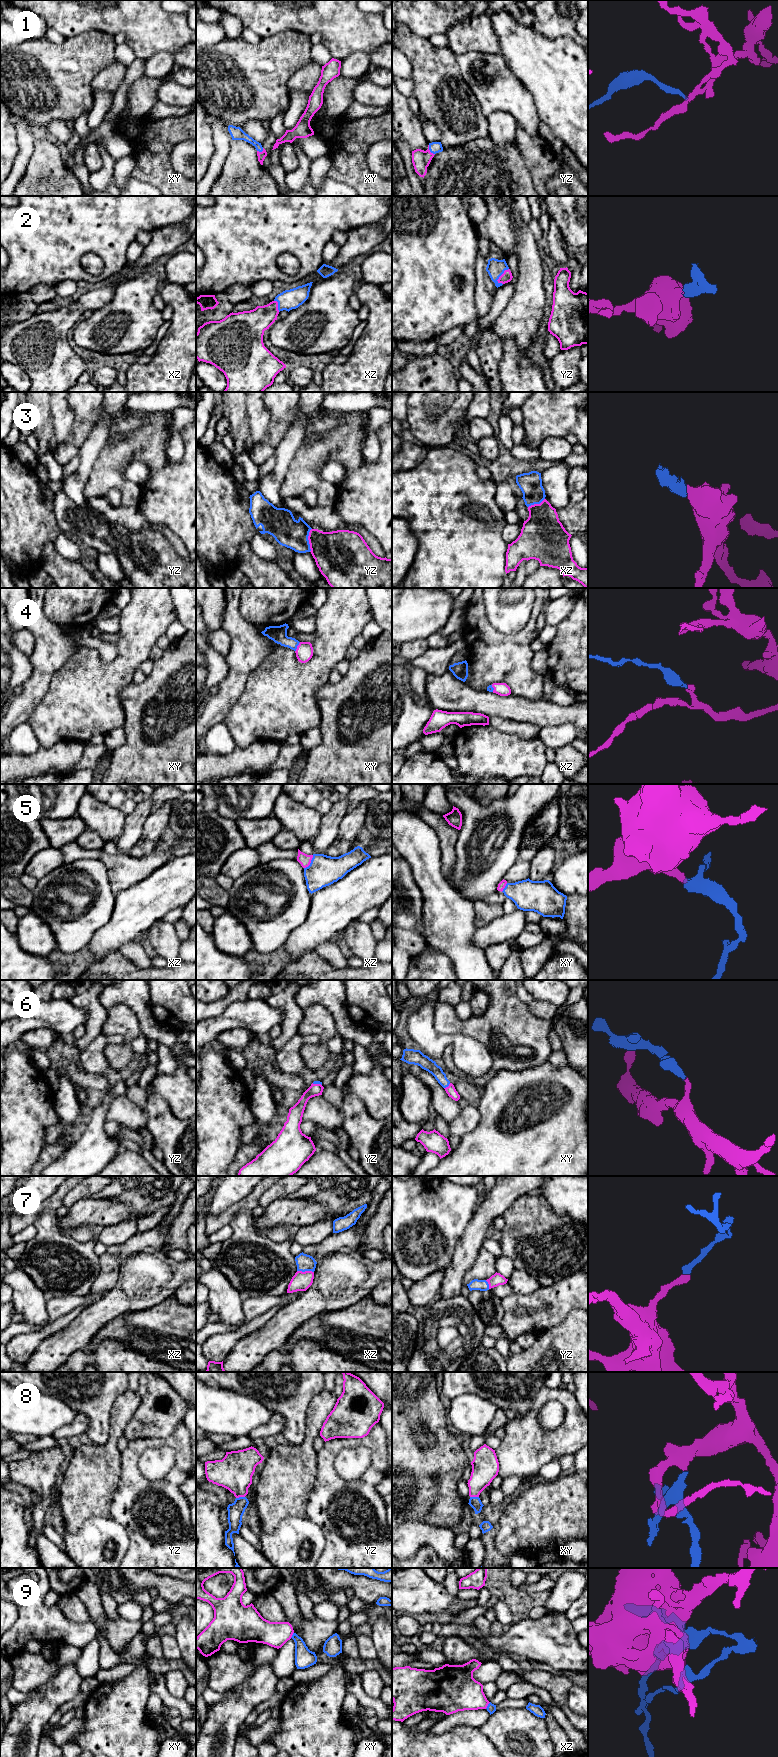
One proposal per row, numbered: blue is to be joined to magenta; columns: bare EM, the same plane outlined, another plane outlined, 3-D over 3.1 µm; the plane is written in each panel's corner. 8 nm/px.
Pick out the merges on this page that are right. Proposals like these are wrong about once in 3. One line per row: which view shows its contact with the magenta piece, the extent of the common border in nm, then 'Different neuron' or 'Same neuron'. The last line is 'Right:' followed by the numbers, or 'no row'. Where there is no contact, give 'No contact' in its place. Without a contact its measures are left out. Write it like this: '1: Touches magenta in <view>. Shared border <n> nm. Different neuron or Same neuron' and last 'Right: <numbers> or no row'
1: Touches magenta in yz. Shared border 90 nm. Same neuron
2: Touches magenta in yz. Shared border 150 nm. Same neuron
3: Touches magenta in yz. Shared border 190 nm. Same neuron
4: Touches magenta in xy. Shared border 90 nm. Same neuron
5: Touches magenta in xz. Shared border 130 nm. Same neuron
6: Touches magenta in xy. Shared border 70 nm. Same neuron
7: Touches magenta in xz. Shared border 140 nm. Same neuron
8: Touches magenta in yz. Shared border 70 nm. Same neuron
9: Touches magenta in xz. Shared border 70 nm. Different neuron
Right: 1, 2, 3, 4, 5, 6, 7, 8

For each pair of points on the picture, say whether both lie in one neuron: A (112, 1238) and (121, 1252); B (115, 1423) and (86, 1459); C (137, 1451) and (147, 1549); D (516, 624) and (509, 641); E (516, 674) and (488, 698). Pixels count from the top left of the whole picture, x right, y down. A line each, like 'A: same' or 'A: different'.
A: different
B: same
C: same
D: different
E: different

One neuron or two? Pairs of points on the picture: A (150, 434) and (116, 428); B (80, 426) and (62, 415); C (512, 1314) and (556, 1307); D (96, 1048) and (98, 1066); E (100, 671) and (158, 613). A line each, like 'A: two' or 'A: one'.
A: two
B: two
C: one
D: one
E: one

